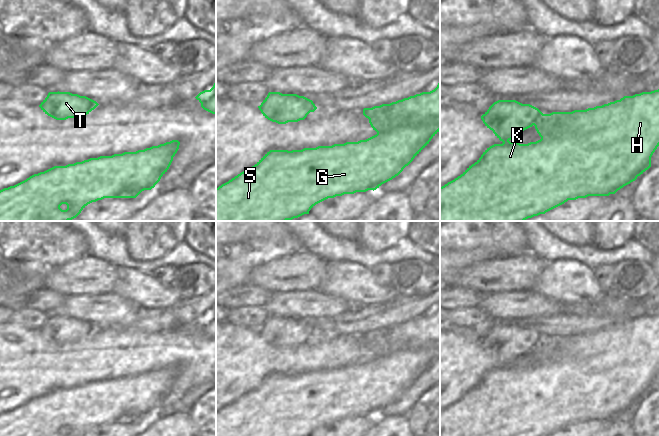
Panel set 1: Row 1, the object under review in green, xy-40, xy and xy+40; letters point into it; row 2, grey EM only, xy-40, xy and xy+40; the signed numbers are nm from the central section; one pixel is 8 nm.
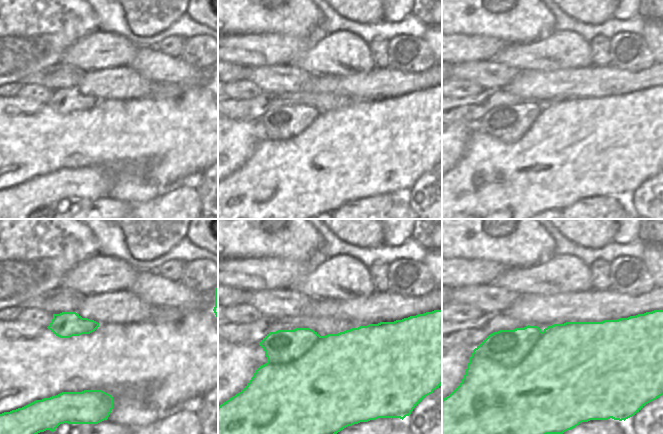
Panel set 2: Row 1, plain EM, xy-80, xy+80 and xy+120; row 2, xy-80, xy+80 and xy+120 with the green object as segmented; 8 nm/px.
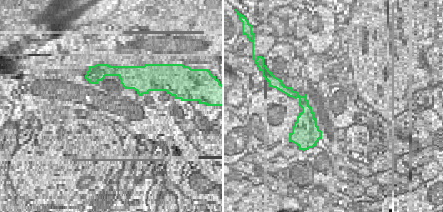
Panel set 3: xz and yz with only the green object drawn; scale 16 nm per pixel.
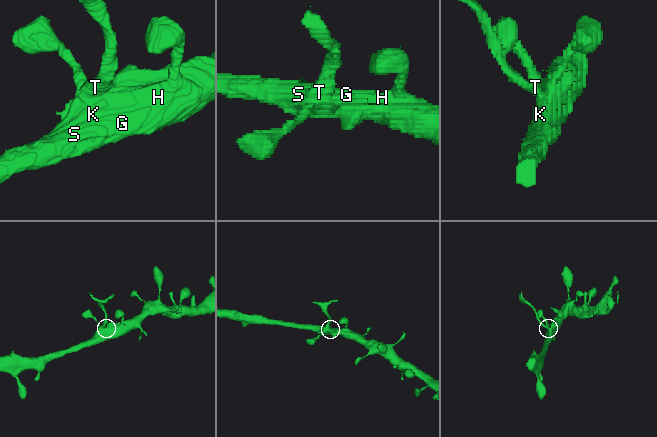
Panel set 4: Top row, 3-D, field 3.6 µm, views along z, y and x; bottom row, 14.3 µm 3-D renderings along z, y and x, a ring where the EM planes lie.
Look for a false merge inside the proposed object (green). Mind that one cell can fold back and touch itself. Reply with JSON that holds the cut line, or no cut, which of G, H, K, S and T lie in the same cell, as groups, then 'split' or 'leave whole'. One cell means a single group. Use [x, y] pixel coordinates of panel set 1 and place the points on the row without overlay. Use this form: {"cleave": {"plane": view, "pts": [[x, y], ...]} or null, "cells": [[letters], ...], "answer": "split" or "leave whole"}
{"cleave": null, "cells": [["G", "H", "K", "S", "T"]], "answer": "leave whole"}

